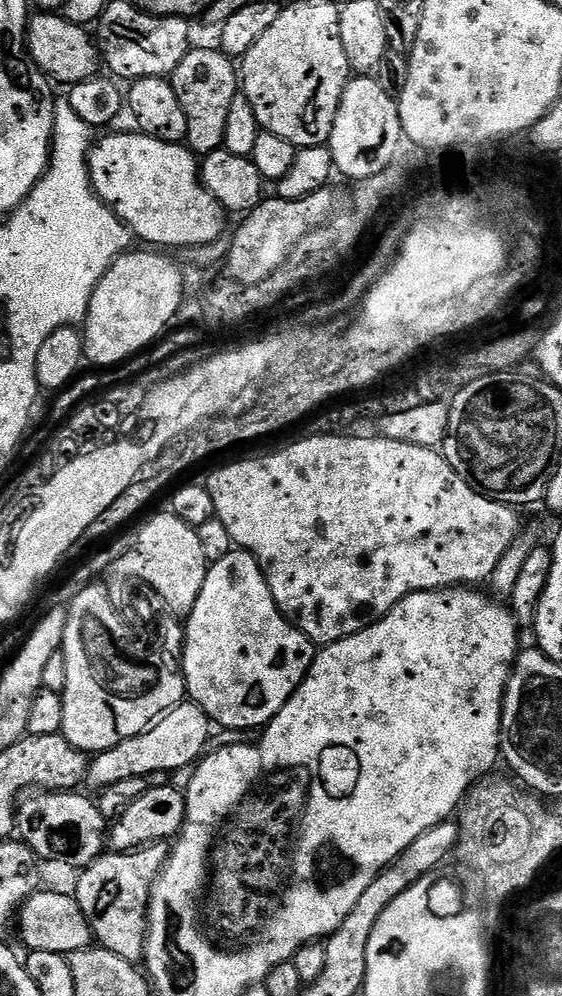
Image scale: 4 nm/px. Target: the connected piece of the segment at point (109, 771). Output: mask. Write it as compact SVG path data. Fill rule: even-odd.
M191 702L179 704L142 734L126 738L126 742L118 742L118 746L110 750L95 753L88 767L87 783L93 784L96 790L103 790L114 782L122 782L122 778L139 776L151 778L157 774L177 772L187 764L195 765L209 747L208 728L210 729L209 718L197 704Z

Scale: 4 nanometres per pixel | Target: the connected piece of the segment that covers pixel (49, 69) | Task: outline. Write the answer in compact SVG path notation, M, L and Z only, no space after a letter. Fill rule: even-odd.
M48 10L36 15L28 21L28 53L49 81L57 85L60 83L64 84L63 86L71 86L86 82L101 71L100 50L93 33L91 36L87 27L70 22L62 14L53 14Z

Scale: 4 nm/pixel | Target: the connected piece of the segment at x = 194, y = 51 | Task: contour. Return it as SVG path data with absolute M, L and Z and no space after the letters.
M193 47L178 62L171 74L174 94L178 94L178 102L182 102L182 110L186 113L188 127L187 147L197 157L203 158L212 152L219 152L224 147L226 138L226 118L230 115L230 102L238 95L238 68L233 57L219 47Z

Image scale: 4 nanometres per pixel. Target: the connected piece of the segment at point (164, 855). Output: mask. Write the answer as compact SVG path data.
M167 843L148 844L136 852L108 852L79 873L74 895L86 914L95 943L133 962L144 959L144 938L148 931L148 903L156 877L168 863Z

